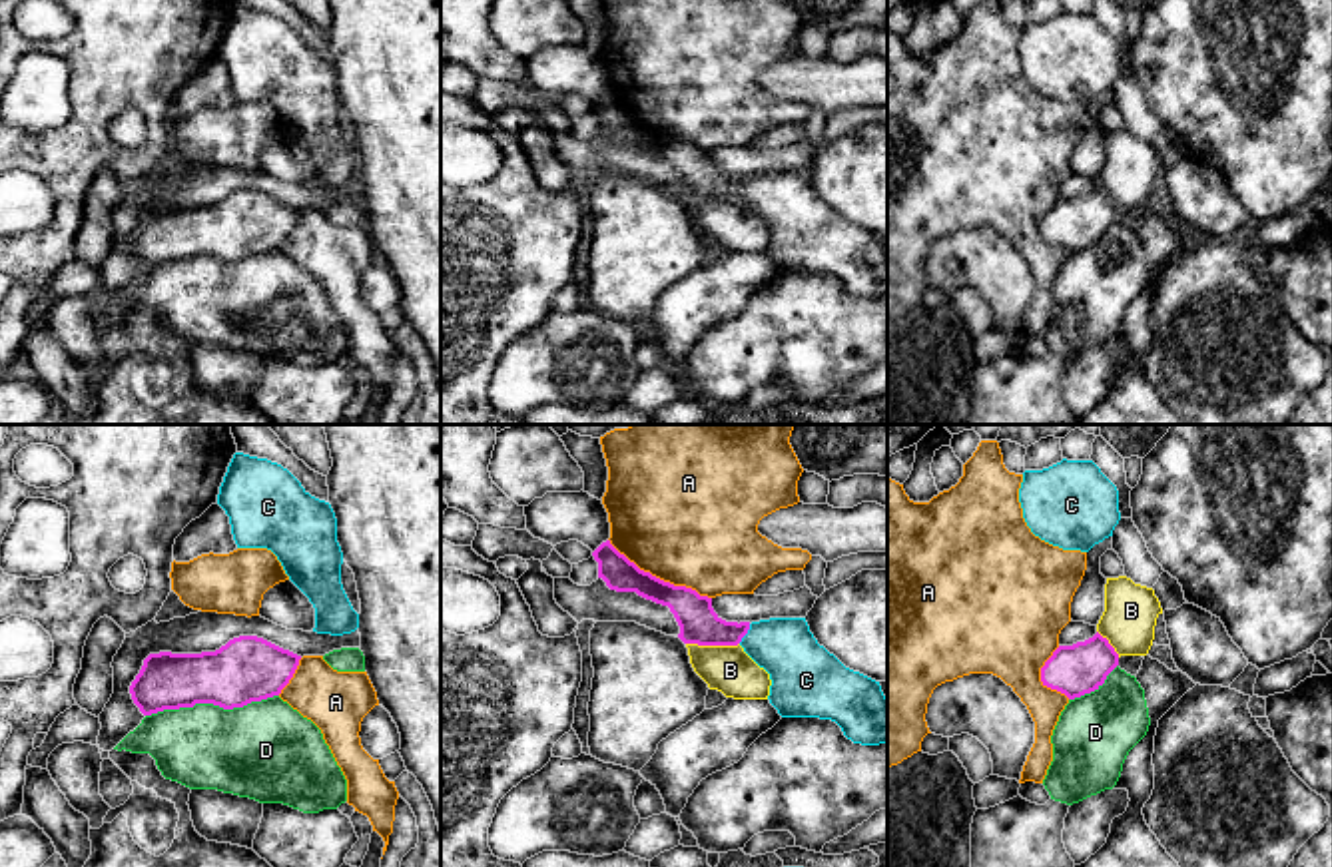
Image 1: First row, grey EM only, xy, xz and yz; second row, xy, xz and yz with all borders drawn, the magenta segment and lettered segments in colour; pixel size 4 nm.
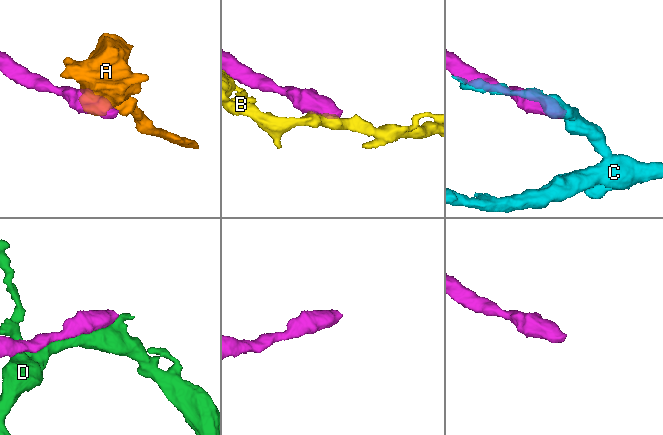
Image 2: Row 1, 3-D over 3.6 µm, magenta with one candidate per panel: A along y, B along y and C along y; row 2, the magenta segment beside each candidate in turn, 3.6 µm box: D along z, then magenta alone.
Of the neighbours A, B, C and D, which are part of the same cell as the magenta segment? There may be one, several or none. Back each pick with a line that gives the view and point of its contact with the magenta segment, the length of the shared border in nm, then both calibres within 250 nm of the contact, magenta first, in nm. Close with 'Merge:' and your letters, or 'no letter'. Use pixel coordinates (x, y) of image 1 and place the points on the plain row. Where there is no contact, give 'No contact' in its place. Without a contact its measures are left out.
C: Touches magenta at xz (746, 186). Shared border 90 nm. Thickness 160 nm (magenta) against 240 nm
Merge: C

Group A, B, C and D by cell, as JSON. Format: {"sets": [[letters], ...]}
{"sets": [["A"], ["B"], ["C"], ["D"]]}

